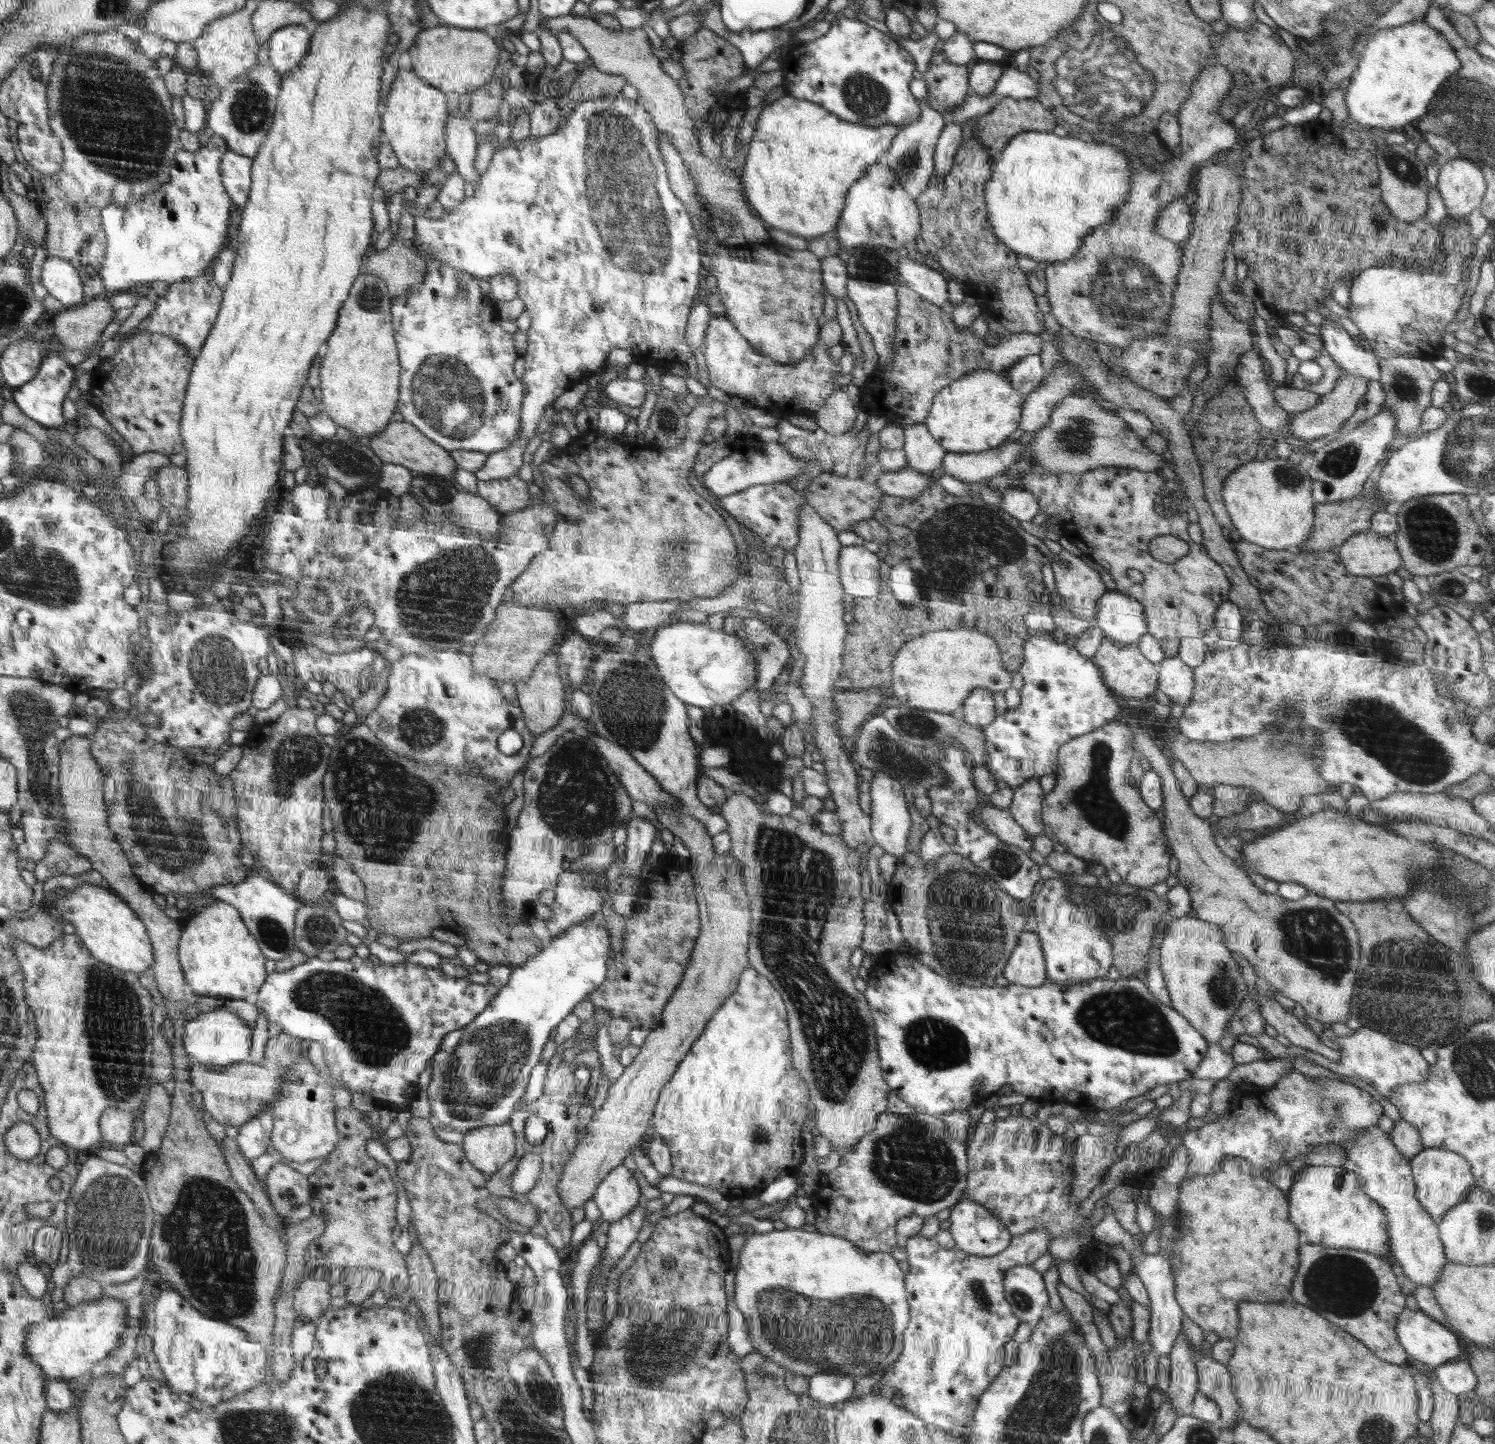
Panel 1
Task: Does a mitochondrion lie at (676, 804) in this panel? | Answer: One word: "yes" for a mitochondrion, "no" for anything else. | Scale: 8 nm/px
no

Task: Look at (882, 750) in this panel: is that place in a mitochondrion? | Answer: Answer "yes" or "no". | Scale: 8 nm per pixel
yes

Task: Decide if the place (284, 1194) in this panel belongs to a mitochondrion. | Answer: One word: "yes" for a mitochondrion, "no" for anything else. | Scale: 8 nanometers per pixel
yes

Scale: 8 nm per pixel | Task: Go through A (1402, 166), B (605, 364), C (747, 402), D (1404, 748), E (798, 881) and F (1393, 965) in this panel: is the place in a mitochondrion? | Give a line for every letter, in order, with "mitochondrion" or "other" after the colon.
A: mitochondrion
B: other
C: other
D: mitochondrion
E: mitochondrion
F: mitochondrion

